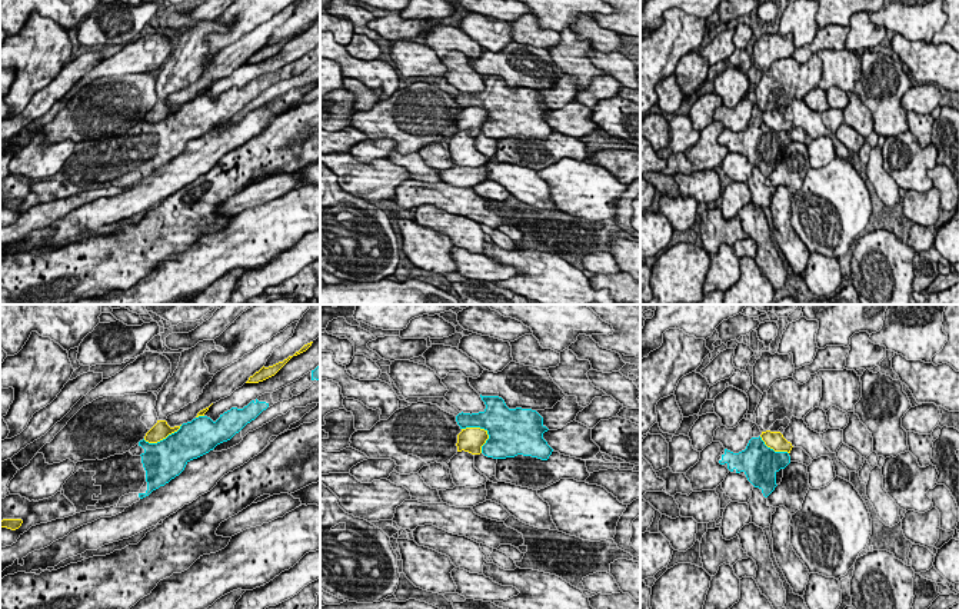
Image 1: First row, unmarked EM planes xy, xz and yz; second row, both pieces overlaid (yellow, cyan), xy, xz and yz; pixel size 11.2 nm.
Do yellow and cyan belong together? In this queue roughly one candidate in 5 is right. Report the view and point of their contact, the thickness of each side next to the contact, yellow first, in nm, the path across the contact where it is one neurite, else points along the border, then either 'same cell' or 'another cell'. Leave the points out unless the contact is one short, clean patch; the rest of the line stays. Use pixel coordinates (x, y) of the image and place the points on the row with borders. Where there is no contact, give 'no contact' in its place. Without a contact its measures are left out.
meets yellow in xz at (485, 431); 280 nm thick on the yellow side, 440 nm on the other; another cell

